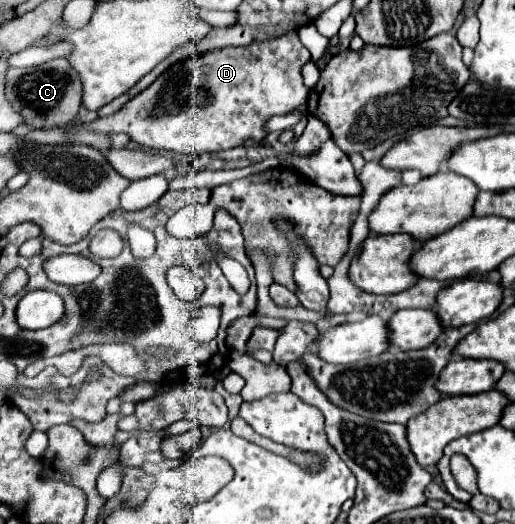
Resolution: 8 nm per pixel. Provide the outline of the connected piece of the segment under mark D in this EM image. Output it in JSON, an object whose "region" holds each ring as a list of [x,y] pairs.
{"region":[[[290,30],[270,44],[260,48],[258,56],[250,54],[250,46],[224,46],[208,50],[200,56],[190,56],[174,66],[170,66],[164,74],[160,74],[144,92],[134,96],[124,108],[108,118],[98,118],[92,124],[80,124],[84,128],[92,128],[104,134],[124,132],[134,142],[158,150],[172,150],[180,154],[206,154],[218,150],[230,150],[240,146],[240,140],[250,136],[256,140],[264,140],[264,122],[276,114],[288,114],[296,106],[308,100],[308,88],[302,84],[300,68],[310,60],[310,52],[298,40],[296,30]]]}

